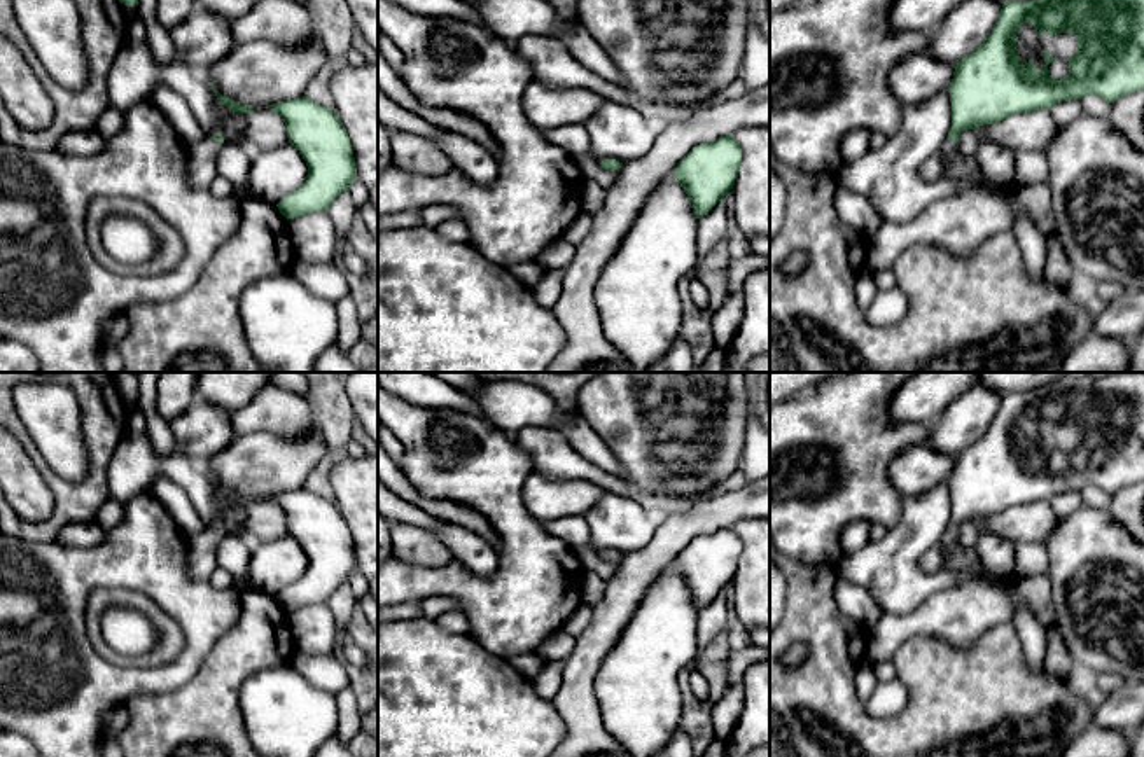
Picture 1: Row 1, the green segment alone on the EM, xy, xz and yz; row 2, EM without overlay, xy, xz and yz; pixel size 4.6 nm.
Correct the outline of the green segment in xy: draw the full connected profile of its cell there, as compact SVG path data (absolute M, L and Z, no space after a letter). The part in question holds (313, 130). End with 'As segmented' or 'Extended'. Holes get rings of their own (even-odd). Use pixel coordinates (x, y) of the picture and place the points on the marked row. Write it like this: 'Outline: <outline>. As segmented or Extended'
Outline: M299 96L273 103L268 110L282 117L289 143L299 150L308 166L303 185L276 205L280 213L289 220L327 212L331 203L359 180L353 145L334 108Z. As segmented

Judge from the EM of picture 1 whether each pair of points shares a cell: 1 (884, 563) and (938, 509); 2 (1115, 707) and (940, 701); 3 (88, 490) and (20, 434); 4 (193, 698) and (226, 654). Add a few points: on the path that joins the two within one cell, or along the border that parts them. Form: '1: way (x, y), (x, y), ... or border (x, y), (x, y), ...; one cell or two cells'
1: way (898, 553), (924, 523); one cell
2: border (1092, 710), (1095, 724); two cells
3: way (69, 490), (42, 467), (34, 453); one cell
4: way (203, 687), (226, 665); one cell

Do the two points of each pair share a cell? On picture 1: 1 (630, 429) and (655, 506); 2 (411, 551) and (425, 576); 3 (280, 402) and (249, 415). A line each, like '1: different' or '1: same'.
1: different
2: different
3: same

